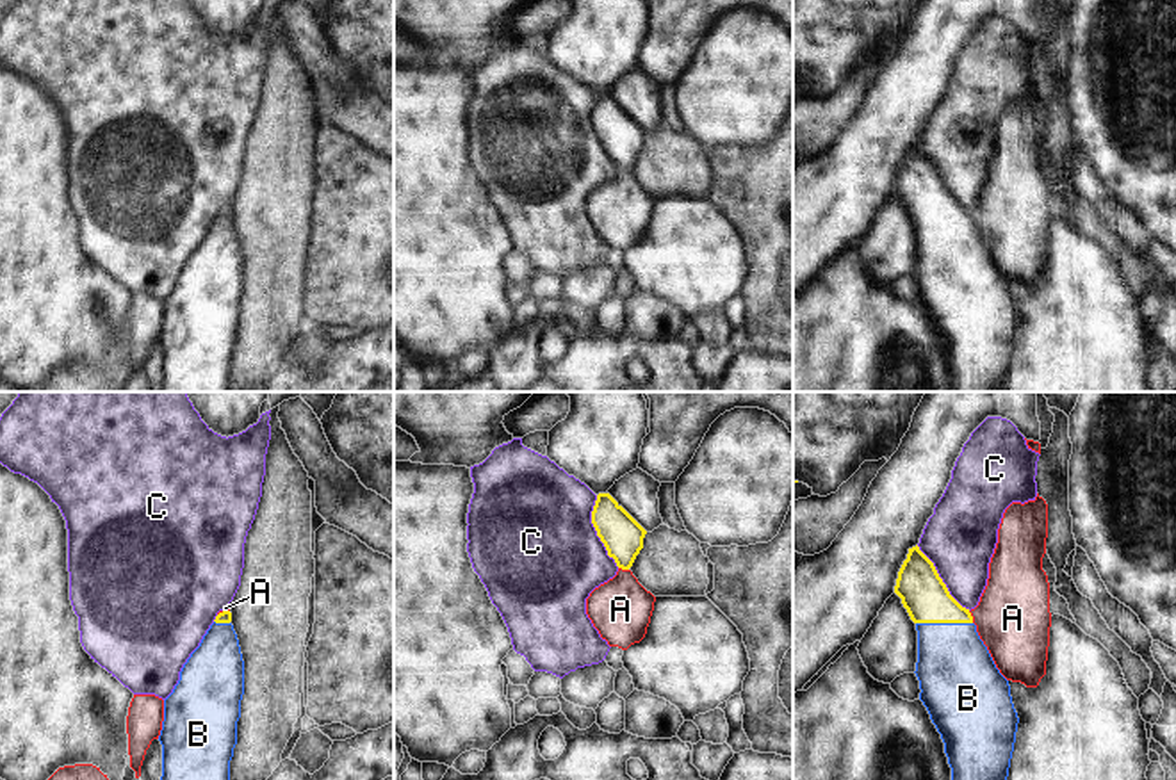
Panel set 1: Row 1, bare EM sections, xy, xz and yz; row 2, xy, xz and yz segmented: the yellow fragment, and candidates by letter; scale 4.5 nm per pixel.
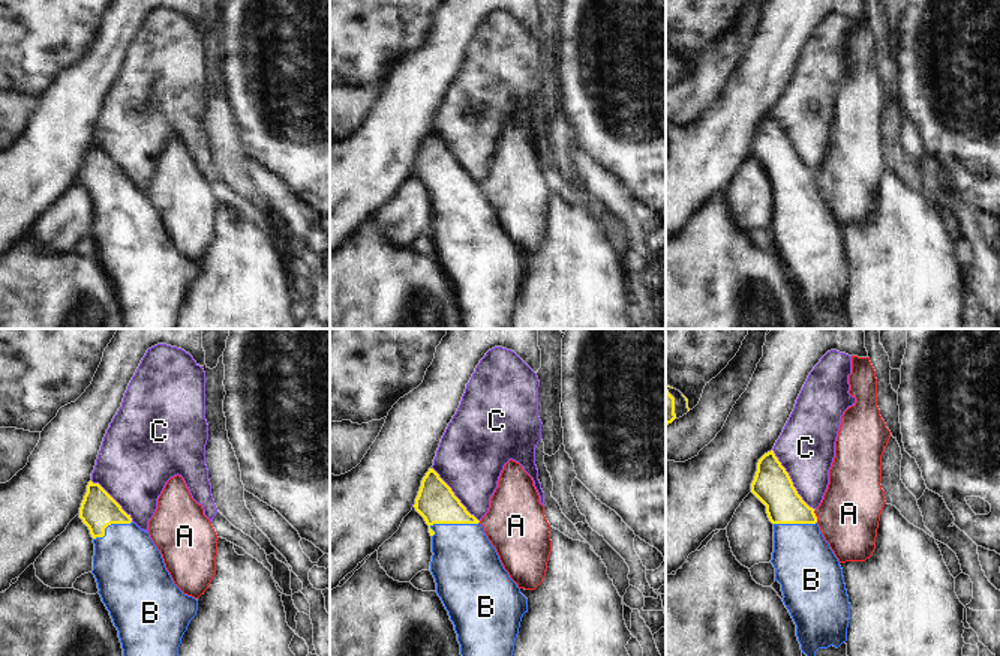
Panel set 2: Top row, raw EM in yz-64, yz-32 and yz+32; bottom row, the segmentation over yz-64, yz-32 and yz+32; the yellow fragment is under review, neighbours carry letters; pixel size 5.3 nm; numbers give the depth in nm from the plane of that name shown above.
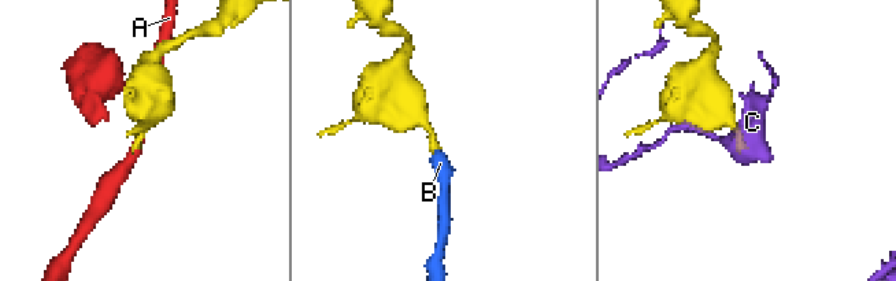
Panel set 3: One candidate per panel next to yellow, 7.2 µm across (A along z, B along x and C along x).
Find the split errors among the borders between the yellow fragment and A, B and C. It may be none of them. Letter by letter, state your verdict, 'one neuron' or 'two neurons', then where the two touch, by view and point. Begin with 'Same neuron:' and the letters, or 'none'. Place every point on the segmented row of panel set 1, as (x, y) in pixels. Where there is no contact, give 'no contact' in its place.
Same neuron: B
A: two neurons | yz (971, 617)
B: one neuron | yz (945, 622)
C: two neurons | xz (596, 529)

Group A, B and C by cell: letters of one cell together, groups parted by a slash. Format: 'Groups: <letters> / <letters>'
Groups: A / B / C

